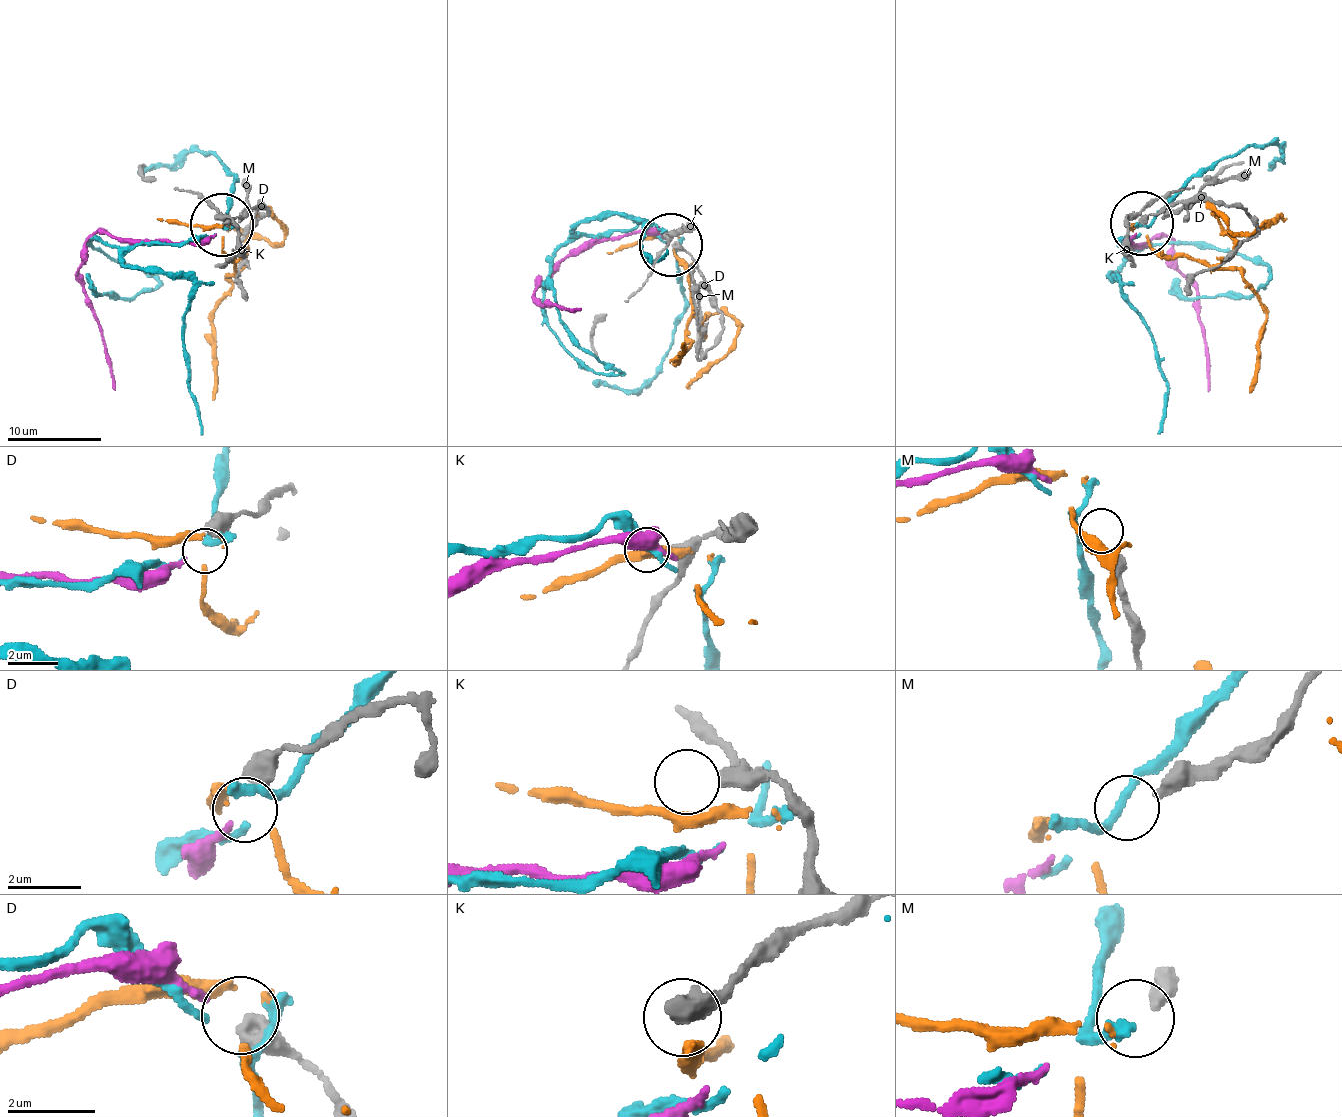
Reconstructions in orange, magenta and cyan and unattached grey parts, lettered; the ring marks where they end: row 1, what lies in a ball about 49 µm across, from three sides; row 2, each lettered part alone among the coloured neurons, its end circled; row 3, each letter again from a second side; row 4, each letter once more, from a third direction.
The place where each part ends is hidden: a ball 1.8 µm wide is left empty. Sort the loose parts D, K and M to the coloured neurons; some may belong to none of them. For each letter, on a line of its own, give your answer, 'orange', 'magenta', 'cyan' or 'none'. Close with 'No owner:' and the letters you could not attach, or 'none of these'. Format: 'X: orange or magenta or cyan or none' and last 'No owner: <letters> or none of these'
D: magenta
K: none
M: none
No owner: K, M

